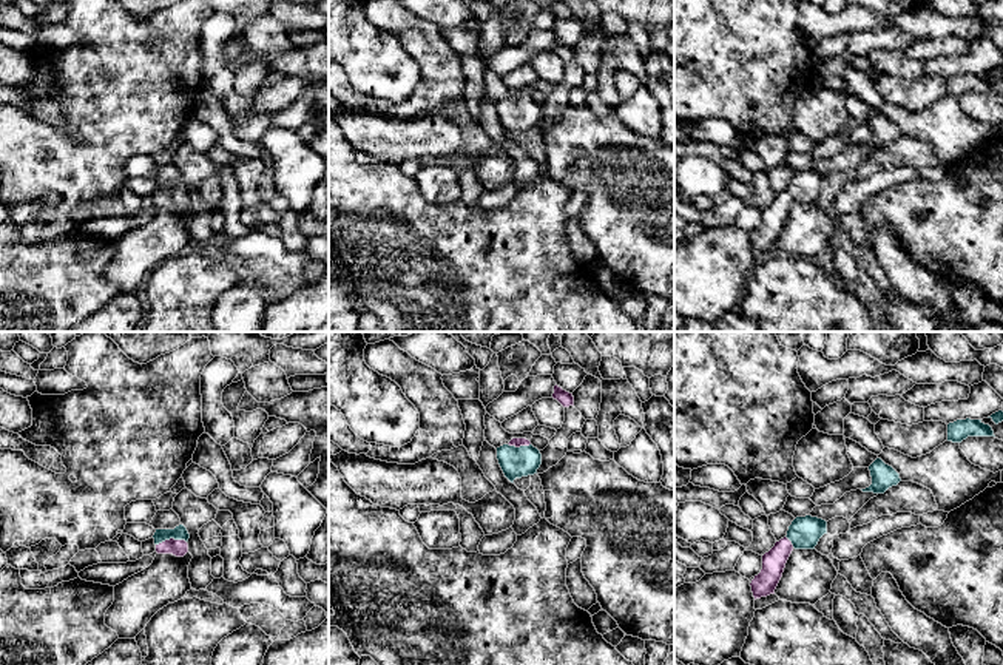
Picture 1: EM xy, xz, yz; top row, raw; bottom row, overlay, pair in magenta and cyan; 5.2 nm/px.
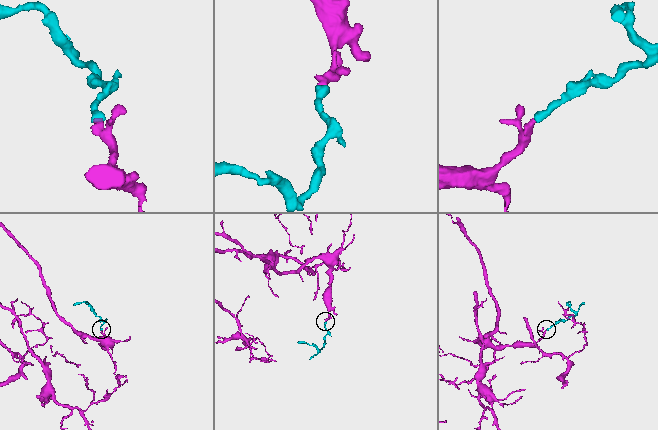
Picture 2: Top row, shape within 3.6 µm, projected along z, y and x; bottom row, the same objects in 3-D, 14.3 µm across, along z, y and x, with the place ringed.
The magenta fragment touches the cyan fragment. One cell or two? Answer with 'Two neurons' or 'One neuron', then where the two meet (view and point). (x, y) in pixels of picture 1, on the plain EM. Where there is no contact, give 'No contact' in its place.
One neuron. Touches magenta at xy (170, 193)

